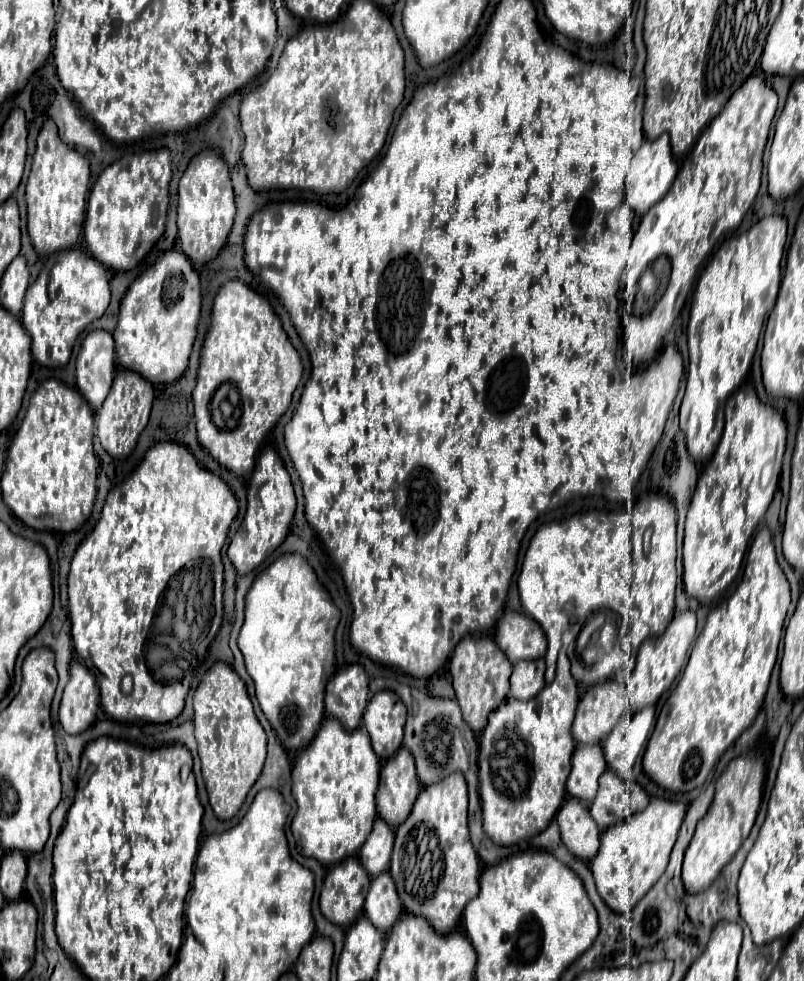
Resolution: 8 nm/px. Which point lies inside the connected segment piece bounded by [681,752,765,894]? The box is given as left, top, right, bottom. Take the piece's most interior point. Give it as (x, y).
(719, 835)

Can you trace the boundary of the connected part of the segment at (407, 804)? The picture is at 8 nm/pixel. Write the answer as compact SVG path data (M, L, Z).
M401 748L379 774L379 788L375 794L377 814L393 828L397 828L411 814L417 794L421 792L415 762L409 750Z

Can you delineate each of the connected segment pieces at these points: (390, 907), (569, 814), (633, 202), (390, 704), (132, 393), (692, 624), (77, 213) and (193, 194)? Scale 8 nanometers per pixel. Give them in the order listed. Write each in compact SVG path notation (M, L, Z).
M389 872L373 878L365 902L365 914L383 934L387 934L393 928L393 922L397 922L397 918L403 914L403 906Z
M569 798L555 818L565 848L579 860L593 860L599 850L599 828L593 822L587 806L575 798Z
M669 134L659 136L655 142L645 140L643 146L635 152L633 162L627 172L627 194L625 194L625 204L631 208L635 216L643 216L655 202L659 202L667 192L669 186L673 184L673 178L677 176L679 164L671 154L671 144L669 144Z
M391 690L377 692L365 710L363 728L367 730L375 754L385 762L399 748L405 726L405 706Z
M123 368L117 370L111 392L109 392L107 400L103 402L103 406L95 414L97 438L109 456L125 460L131 454L131 450L137 444L139 434L147 426L151 404L153 404L153 394L155 394L155 388L149 386L149 382L143 376L123 370Z
M687 610L683 614L675 614L675 618L671 620L671 624L667 626L667 630L661 638L649 638L639 646L637 666L627 682L627 694L631 700L633 712L655 704L661 698L661 694L671 688L675 678L686 666L691 642L695 638L695 628L697 628L697 616L695 616L695 612Z
M47 120L37 136L37 150L27 182L27 230L39 256L69 250L77 244L91 188L89 180L91 172L87 160L77 150L69 148L59 138L55 122Z
M205 150L185 170L179 180L179 244L181 252L189 256L193 264L205 264L213 260L227 242L229 230L233 226L235 200L227 164L215 150Z

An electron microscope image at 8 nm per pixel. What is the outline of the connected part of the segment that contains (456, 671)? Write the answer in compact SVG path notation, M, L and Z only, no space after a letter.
M465 636L457 644L457 648L455 648L453 656L451 656L449 670L451 670L455 696L457 696L457 702L461 706L465 724L469 724L469 728L475 734L479 734L485 728L487 714L497 710L497 706L507 700L511 668L513 668L511 662L505 658L505 654L497 648L497 644L491 638Z

